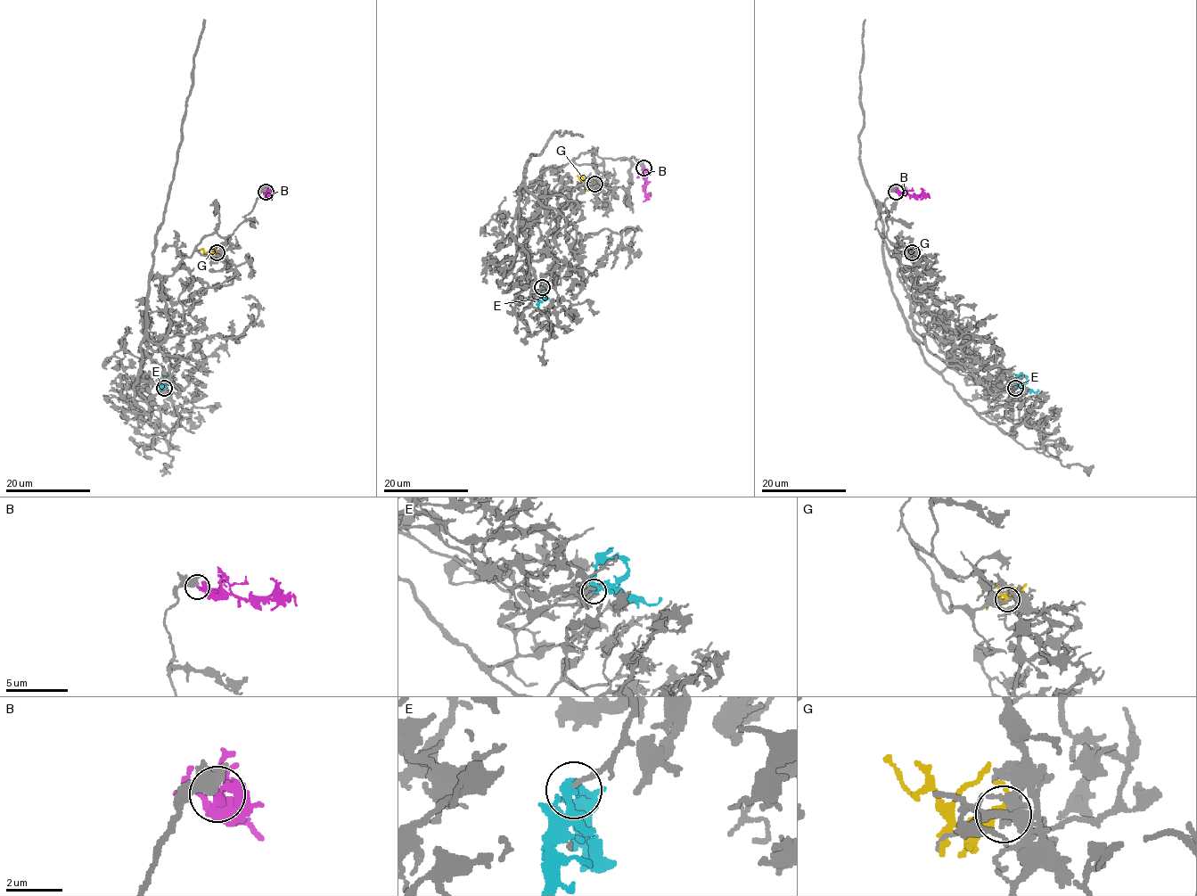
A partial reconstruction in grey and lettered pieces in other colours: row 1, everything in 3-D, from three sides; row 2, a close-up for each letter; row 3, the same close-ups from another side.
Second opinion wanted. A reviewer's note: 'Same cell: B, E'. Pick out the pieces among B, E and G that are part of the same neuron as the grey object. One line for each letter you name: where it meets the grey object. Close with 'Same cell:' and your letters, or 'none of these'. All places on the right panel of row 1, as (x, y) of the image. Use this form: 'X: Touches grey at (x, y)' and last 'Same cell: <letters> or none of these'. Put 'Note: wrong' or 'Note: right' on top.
Note: wrong
E: Touches grey at (1015, 388)
Same cell: E

